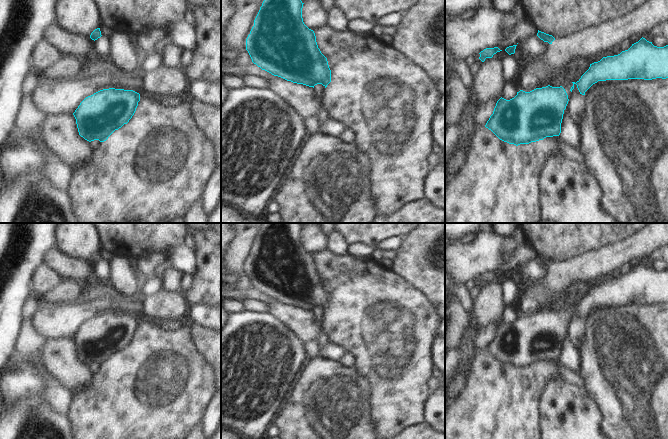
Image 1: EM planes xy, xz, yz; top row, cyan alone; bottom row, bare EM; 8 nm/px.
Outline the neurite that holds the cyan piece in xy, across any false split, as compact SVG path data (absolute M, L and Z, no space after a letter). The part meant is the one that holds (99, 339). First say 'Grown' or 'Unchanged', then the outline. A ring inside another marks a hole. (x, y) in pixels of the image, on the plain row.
Unchanged. M115 312L103 313L86 321L73 337L79 359L89 366L94 364L106 365L115 354L129 346L139 325L139 317L133 314Z

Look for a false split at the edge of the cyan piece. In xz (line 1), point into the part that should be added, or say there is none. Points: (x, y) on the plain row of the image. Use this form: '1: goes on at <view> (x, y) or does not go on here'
1: does not go on here

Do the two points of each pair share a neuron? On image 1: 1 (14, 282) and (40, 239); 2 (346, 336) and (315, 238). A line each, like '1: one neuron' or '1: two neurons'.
1: one neuron
2: two neurons

